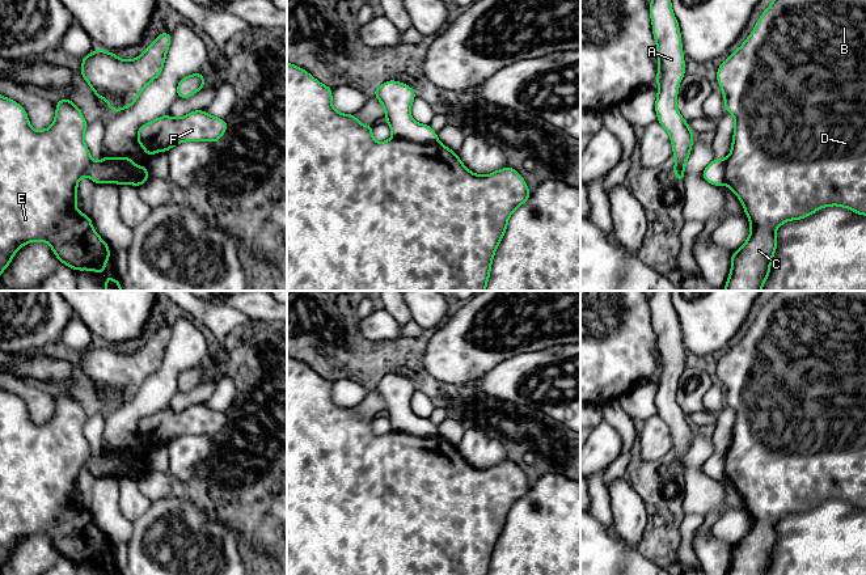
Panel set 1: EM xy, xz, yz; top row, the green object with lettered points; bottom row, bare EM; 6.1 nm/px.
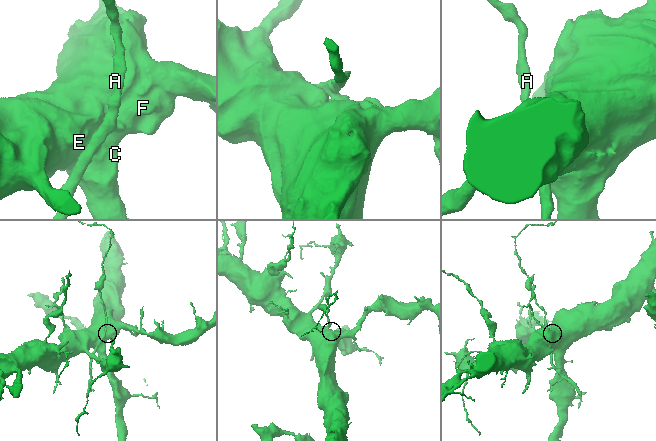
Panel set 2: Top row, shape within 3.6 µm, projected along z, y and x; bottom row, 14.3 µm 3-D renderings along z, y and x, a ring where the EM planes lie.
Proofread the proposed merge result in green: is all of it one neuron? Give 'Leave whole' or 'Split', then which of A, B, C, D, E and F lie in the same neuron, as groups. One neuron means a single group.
Split. Groups: A / B C D E F

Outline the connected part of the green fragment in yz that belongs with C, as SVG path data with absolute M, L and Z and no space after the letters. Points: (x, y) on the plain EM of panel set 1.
M774 291L745 335L718 362L717 375L723 385L725 402L735 411L731 445L726 456L726 477L740 492L751 515L745 537L731 546L727 575L765 575L777 544L776 524L789 513L808 511L828 499L840 499L866 510L866 291Z

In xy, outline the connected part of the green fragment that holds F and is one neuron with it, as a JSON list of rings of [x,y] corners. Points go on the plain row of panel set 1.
[[[195,403],[182,411],[172,411],[168,407],[141,418],[136,435],[151,451],[156,445],[168,445],[176,437],[183,435],[217,436],[227,424],[227,414],[215,411],[204,403]]]

